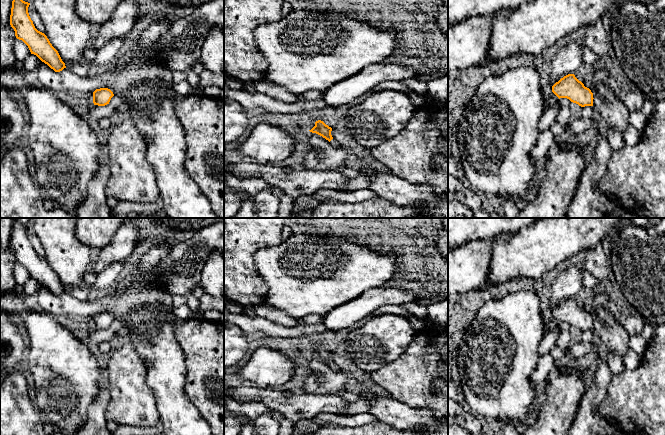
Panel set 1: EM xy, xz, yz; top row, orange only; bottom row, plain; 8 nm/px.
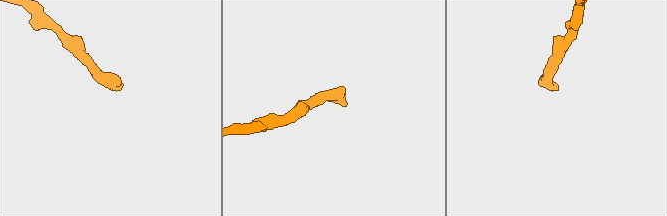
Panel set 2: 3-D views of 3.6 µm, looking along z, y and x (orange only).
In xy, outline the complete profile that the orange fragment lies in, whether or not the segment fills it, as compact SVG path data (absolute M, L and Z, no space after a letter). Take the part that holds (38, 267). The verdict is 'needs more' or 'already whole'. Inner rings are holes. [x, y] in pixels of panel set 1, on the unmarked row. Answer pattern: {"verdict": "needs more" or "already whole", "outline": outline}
{"verdict": "already whole", "outline": "M14 219L10 249L15 255L15 260L28 270L31 278L36 279L55 296L60 296L66 292L65 287L47 260L35 252L28 237L29 229L30 227L23 225L18 219Z"}

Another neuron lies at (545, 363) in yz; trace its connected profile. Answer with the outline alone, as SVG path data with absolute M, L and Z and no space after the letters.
M550 353L540 355L537 360L537 365L532 373L533 384L537 385L546 382L550 372L557 364L558 363L553 359Z

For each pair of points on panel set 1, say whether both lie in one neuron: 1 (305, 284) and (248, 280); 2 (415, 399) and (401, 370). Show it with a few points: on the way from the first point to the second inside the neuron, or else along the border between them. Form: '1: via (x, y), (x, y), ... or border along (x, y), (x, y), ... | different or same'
1: border along (254, 260), (259, 275), (267, 285), (264, 302) | different
2: via (415, 392), (408, 377) | same

